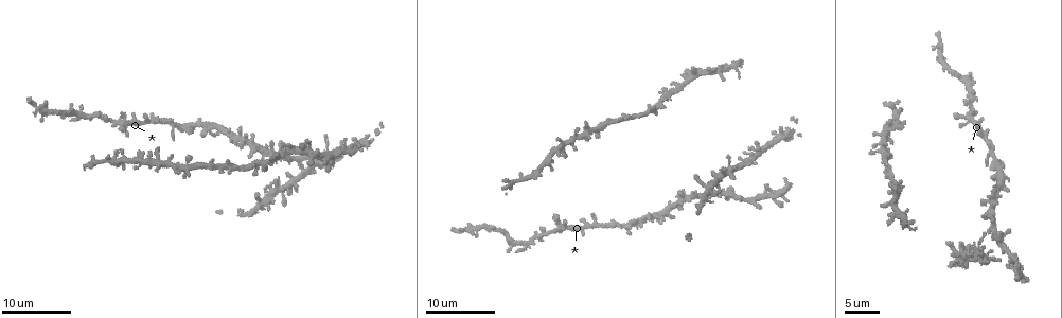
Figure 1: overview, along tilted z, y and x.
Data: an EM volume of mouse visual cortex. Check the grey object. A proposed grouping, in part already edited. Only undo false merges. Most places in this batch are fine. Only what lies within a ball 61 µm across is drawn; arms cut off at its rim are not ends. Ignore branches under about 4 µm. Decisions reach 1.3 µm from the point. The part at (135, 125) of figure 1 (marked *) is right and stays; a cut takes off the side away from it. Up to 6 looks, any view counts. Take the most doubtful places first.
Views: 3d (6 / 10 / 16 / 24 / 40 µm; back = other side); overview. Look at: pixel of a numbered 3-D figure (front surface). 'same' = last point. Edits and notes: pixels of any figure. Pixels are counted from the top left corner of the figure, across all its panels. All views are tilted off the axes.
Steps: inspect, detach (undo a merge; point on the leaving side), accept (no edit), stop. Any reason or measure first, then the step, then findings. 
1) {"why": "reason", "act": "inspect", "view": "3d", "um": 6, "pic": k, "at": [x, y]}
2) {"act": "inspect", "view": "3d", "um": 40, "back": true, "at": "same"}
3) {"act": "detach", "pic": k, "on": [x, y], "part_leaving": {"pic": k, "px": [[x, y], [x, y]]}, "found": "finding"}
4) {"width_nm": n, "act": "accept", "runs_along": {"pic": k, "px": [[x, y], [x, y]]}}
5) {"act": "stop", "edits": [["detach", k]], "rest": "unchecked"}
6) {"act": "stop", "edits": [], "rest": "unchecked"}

{"why": "two arms at a narrow angle", "act": "inspect", "view": "3d", "um": 16, "pic": 1, "at": [967, 116]}

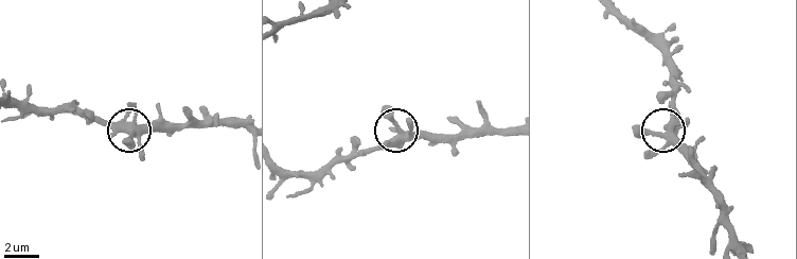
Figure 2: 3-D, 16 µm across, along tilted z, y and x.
{"why": "closer look", "act": "inspect", "view": "3d", "um": 10, "pic": 2, "at": [401, 132]}

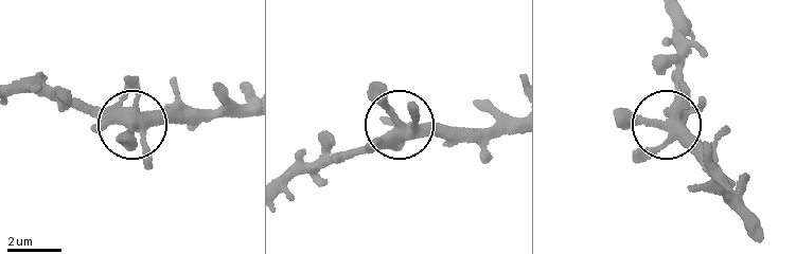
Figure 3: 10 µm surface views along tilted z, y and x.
{"width_nm": 400, "act": "accept", "found": "continuous, no second neuron"}

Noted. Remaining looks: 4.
{"act": "inspect", "view": "3d", "um": 24, "pic": 1, "at": [719, 195]}

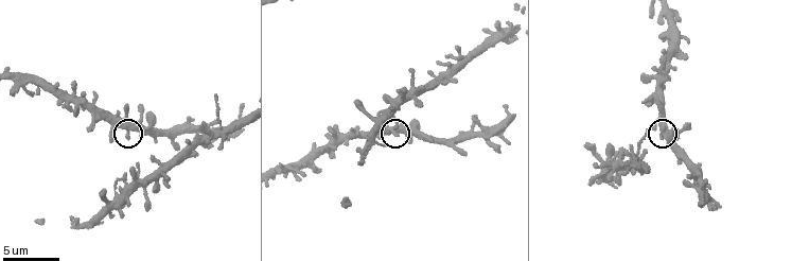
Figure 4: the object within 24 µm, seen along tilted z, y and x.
{"act": "inspect", "view": "3d", "um": 10, "pic": 4, "at": [127, 130]}

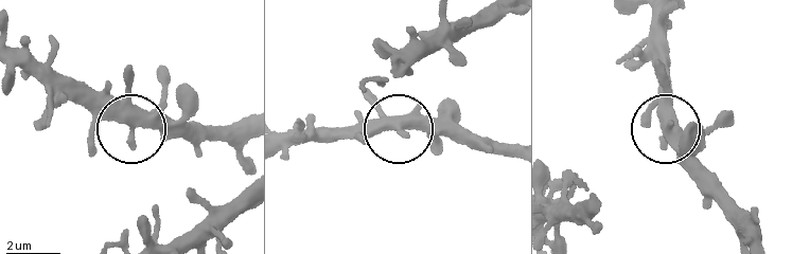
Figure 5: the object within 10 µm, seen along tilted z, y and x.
{"width_nm": 450, "act": "accept", "runs_along": {"pic": 5, "px": [[284, 150], [322, 138], [458, 122]]}, "found": "all the same neuron"}

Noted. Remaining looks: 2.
{"act": "stop", "edits": [], "rest": "unchecked"}

